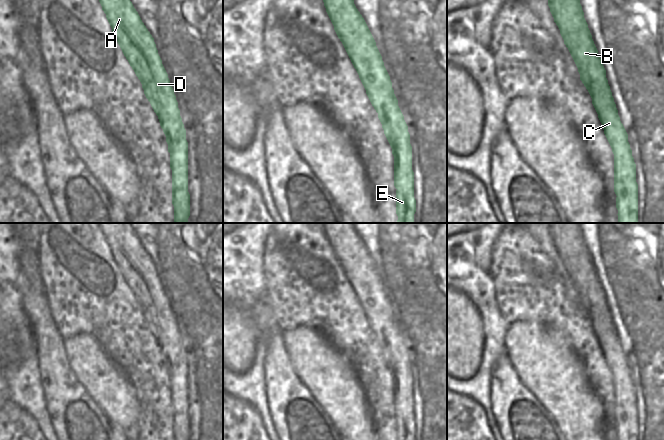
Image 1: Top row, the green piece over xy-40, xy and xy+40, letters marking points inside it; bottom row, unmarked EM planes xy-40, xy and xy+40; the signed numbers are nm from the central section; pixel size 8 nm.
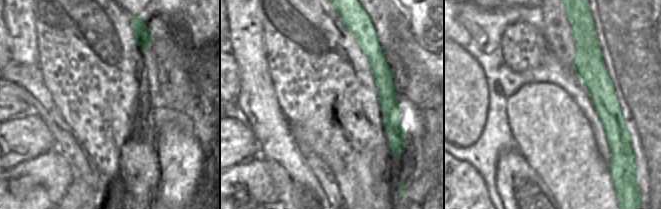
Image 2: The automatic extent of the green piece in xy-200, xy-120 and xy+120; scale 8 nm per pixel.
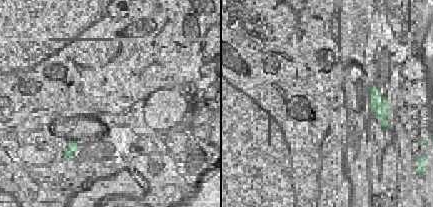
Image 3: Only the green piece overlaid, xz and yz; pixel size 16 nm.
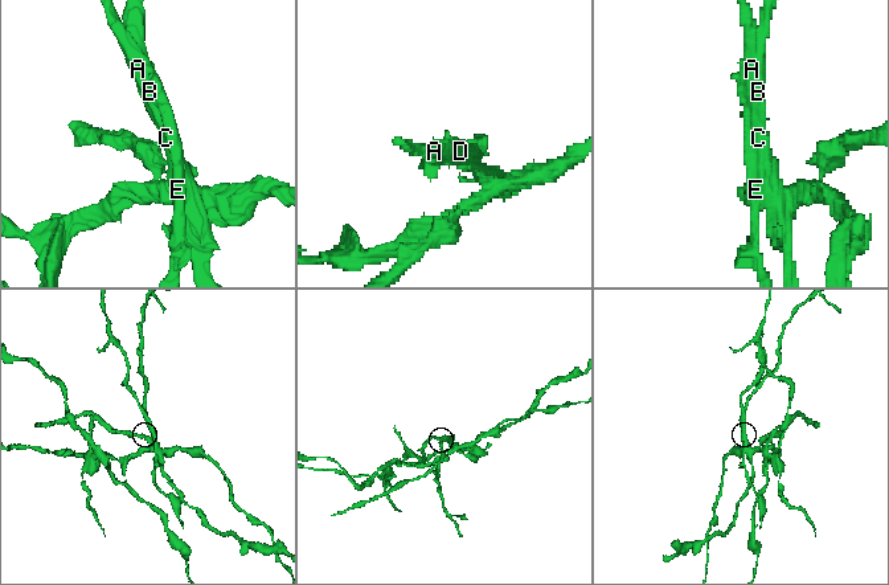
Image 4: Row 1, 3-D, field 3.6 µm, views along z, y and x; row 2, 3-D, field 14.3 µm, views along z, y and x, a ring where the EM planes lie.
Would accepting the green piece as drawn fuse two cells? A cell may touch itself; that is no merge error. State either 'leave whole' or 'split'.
split

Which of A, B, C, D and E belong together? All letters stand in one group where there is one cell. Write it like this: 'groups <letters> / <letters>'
groups A D E / B C

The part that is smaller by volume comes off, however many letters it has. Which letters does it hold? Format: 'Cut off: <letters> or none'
Cut off: A, D, E

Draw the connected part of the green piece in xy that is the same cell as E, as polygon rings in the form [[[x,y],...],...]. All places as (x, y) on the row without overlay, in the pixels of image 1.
[[[353,223],[322,224],[334,254],[356,293],[372,330],[386,344],[389,339],[396,342],[396,354],[402,362],[402,372],[398,374],[400,414],[396,414],[396,438],[414,440],[416,424],[410,358],[382,280]]]

